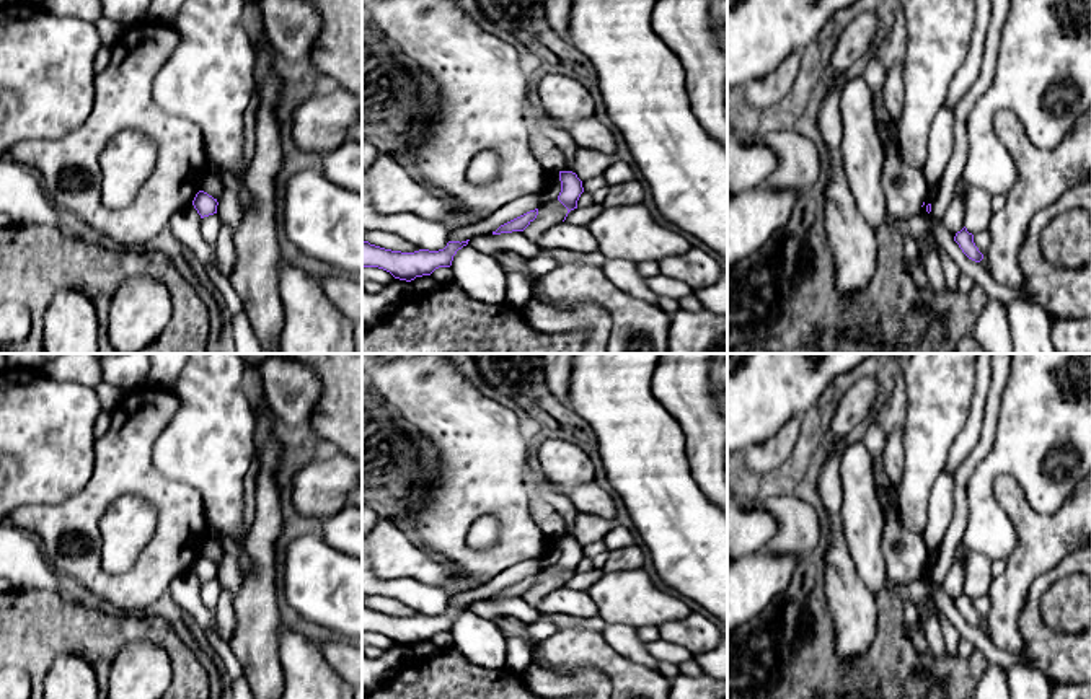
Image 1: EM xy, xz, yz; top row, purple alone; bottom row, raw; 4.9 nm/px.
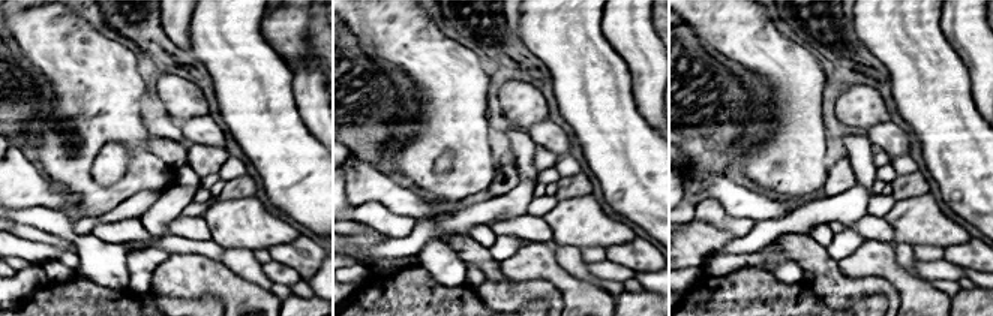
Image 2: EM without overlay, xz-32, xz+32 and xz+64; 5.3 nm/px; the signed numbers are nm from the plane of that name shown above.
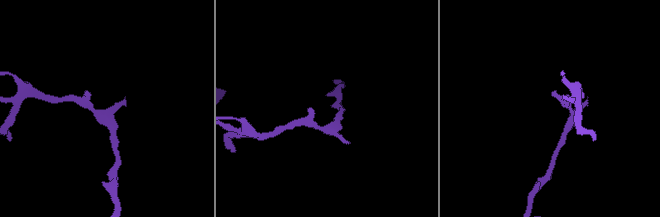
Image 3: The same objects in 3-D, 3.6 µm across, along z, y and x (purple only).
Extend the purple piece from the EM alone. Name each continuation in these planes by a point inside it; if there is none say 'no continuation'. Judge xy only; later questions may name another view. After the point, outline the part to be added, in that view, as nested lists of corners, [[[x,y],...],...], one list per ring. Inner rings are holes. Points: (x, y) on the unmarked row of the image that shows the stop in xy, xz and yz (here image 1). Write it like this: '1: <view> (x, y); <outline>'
no continuation

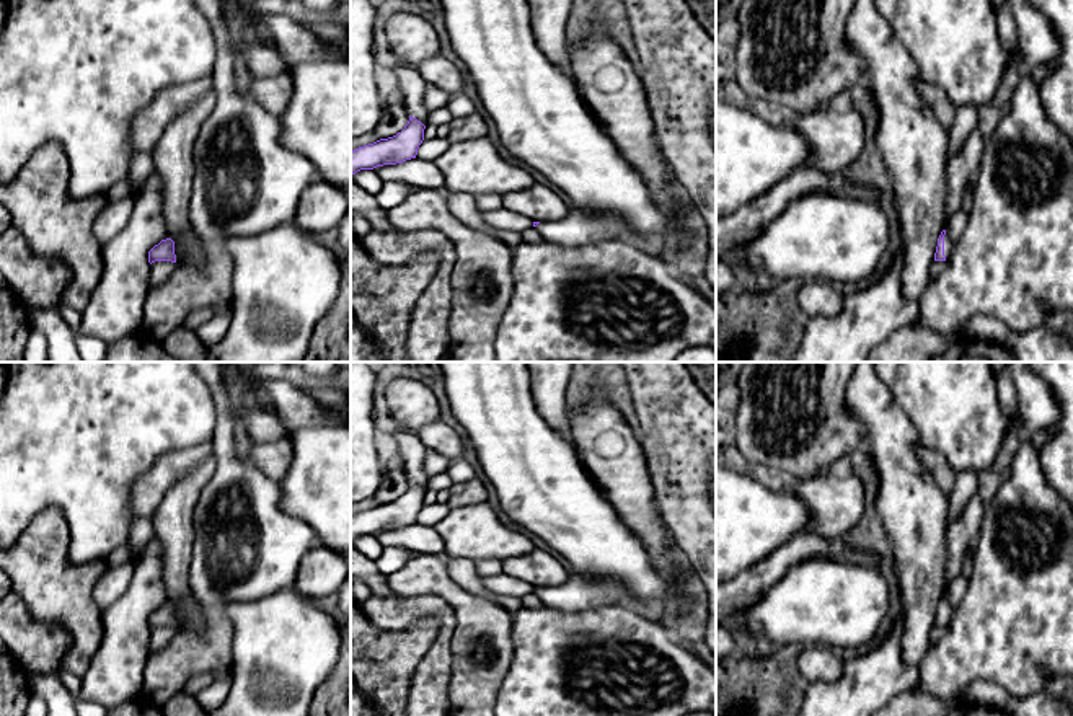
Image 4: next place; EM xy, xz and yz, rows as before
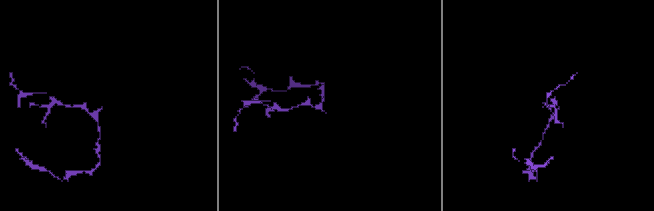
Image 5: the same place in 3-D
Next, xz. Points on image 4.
1: xz (579, 592); [[[576,571],[554,587],[540,587],[535,595],[543,605],[576,613],[597,607],[625,605],[633,608],[634,599],[628,589],[620,582],[608,577],[590,577]]]

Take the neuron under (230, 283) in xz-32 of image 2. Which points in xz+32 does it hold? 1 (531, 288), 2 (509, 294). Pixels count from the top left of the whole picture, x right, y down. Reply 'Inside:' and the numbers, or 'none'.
Inside: none

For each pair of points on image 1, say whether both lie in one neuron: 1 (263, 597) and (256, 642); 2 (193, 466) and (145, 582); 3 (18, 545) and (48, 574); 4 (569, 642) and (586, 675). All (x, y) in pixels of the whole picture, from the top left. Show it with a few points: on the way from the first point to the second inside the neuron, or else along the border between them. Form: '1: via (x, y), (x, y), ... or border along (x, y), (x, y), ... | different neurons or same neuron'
1: via (256, 608), (256, 631) | same neuron
2: border along (152, 461), (167, 478), (193, 486), (206, 515) | different neurons
3: via (25, 551), (41, 567) | same neuron
4: border along (543, 667), (553, 672), (596, 667), (610, 681) | different neurons

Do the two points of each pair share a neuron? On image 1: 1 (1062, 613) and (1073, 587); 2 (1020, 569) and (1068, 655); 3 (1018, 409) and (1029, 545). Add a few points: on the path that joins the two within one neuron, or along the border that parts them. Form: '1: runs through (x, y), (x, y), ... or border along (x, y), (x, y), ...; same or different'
1: runs through (1068, 606), (1073, 593); same
2: border along (1059, 562), (1033, 582), (1020, 624); different
3: border along (992, 484), (1010, 474), (1042, 514), (1065, 502); different

